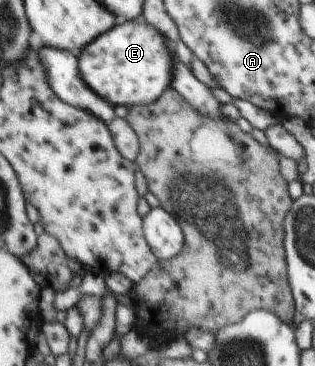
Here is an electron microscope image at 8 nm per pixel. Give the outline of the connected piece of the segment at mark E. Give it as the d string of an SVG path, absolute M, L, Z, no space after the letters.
M141 18L119 21L88 44L77 58L83 80L114 105L130 108L151 104L171 88L174 56L160 30Z

